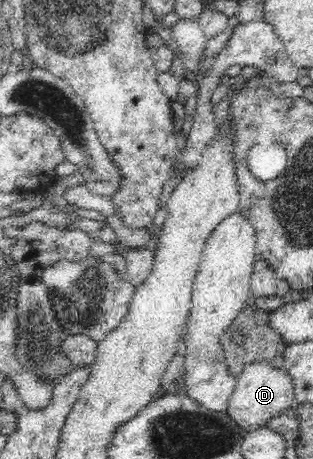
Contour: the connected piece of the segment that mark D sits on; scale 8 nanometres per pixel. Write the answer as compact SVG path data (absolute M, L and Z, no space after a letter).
M249 363L237 377L235 392L230 396L226 412L231 419L245 431L255 431L255 428L265 426L265 423L283 413L287 408L296 406L294 382L283 368L277 369L271 363Z

